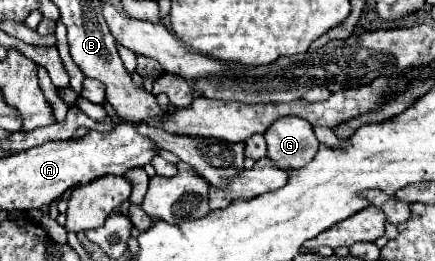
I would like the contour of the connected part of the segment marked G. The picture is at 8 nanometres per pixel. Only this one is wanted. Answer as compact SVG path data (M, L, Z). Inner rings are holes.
M301 117L279 119L265 131L269 159L279 169L299 169L317 153L317 137L309 121Z

